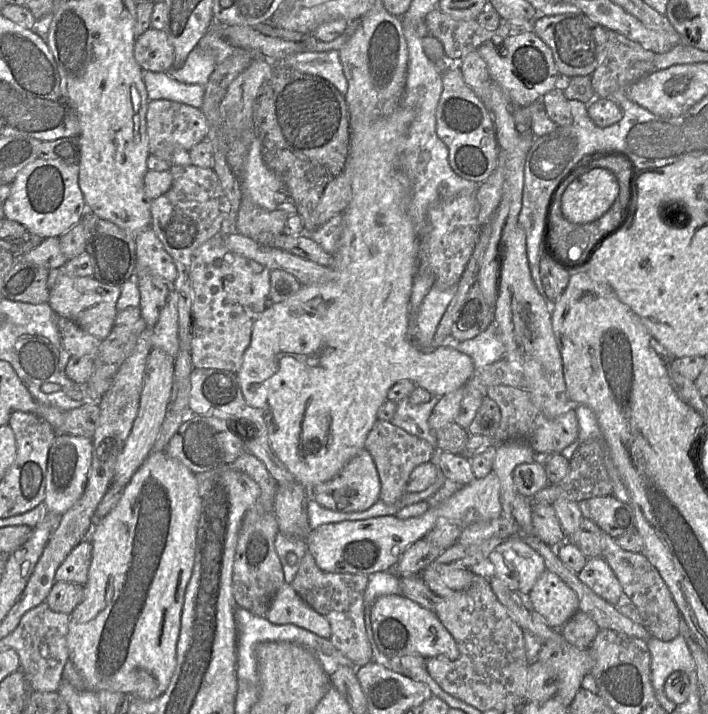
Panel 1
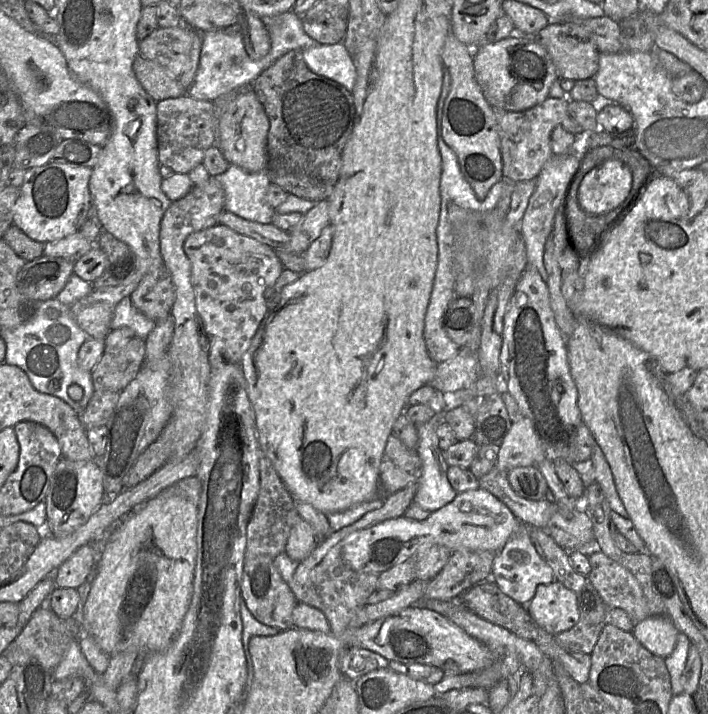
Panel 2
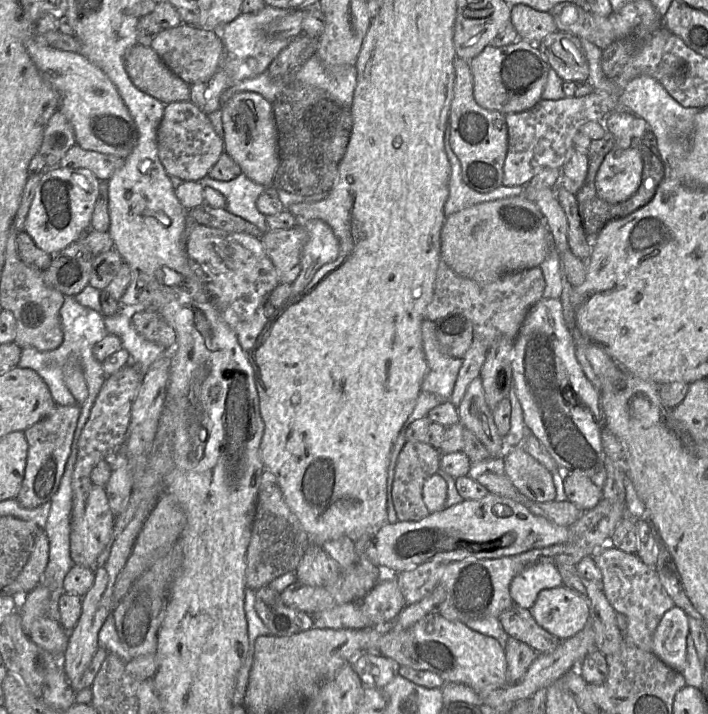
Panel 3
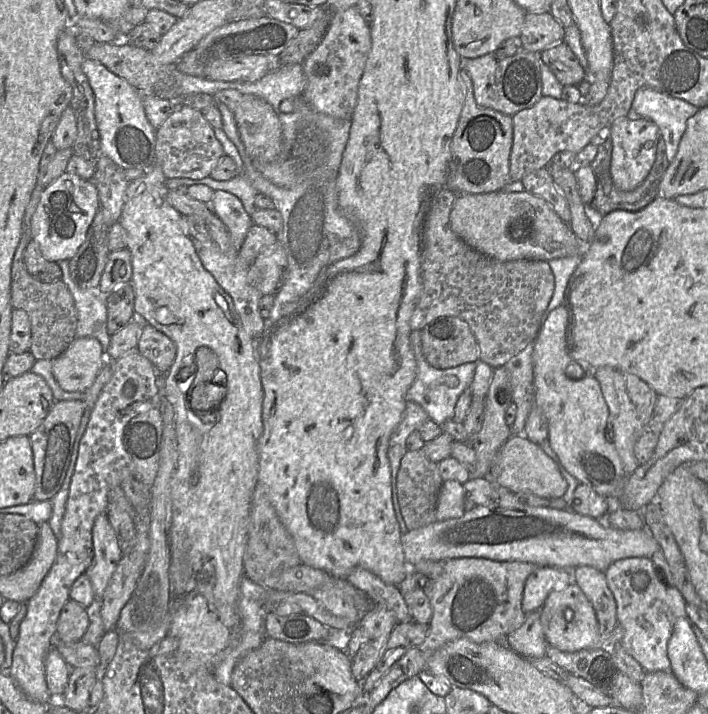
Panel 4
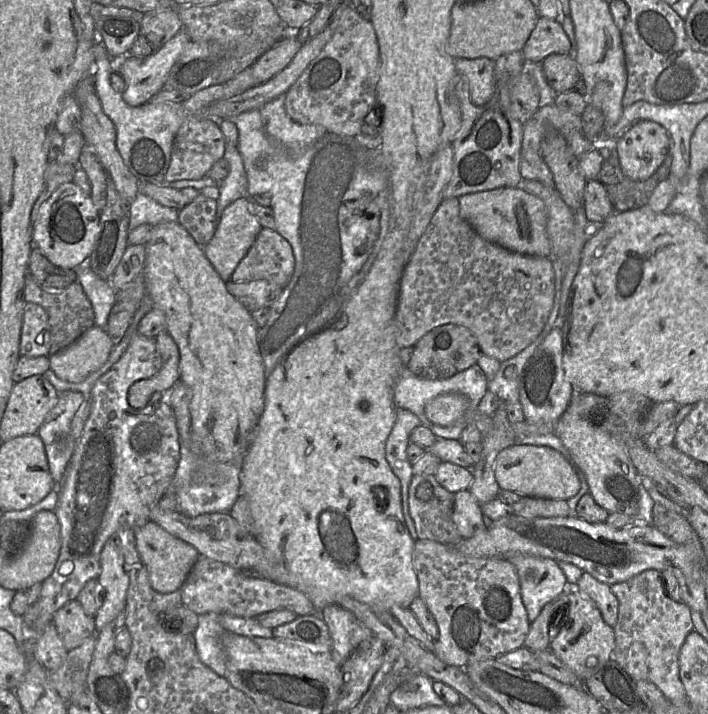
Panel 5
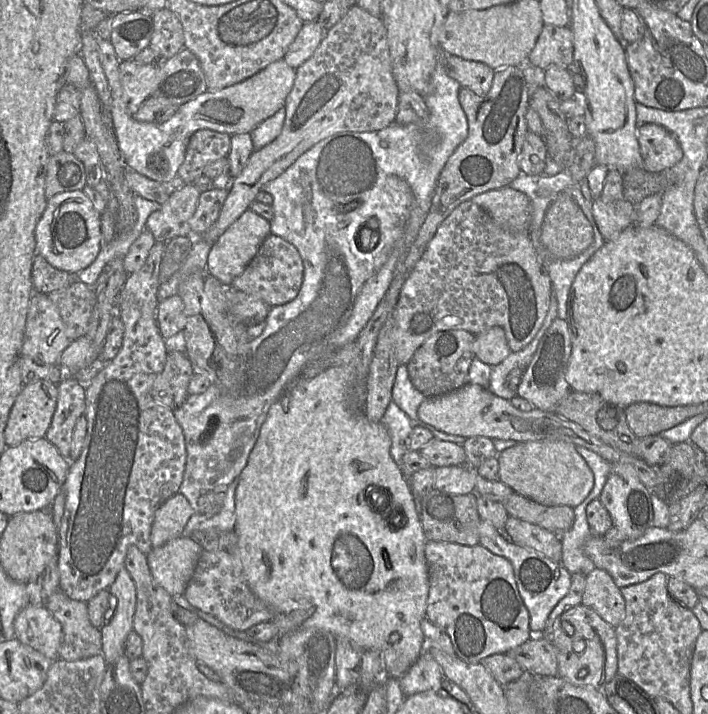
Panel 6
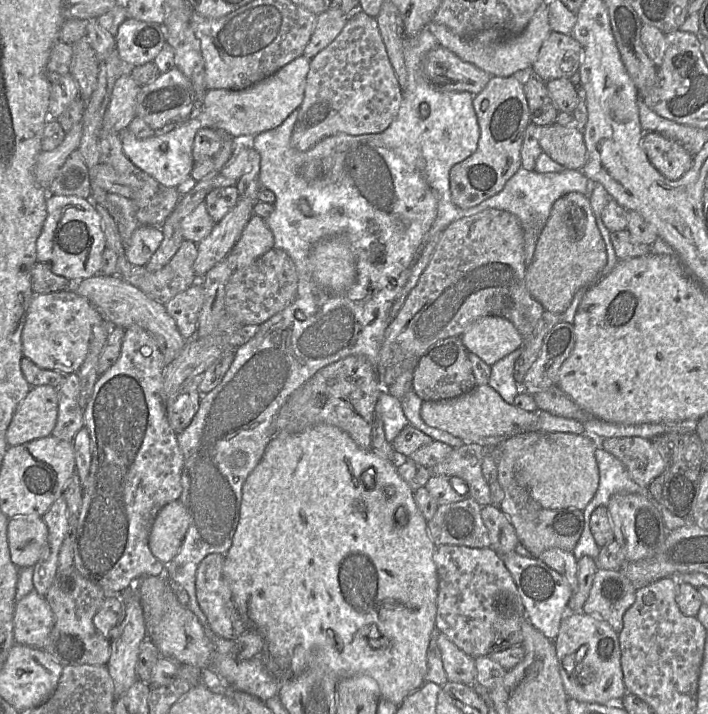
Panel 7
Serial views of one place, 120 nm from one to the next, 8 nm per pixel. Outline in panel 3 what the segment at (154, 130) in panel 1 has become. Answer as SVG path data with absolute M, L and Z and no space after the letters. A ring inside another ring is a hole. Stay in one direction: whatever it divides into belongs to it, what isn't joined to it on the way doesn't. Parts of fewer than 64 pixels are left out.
M191 100L166 104L157 130L157 144L159 158L167 174L183 181L198 181L207 176L224 152L223 139L215 132L208 114Z

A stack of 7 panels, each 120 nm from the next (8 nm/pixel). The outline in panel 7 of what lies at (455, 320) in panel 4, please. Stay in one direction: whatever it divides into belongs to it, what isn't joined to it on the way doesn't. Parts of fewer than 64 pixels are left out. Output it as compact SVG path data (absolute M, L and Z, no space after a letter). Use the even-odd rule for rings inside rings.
M460 336L437 342L417 361L413 374L413 391L424 401L440 401L457 398L474 389L477 384L468 354Z

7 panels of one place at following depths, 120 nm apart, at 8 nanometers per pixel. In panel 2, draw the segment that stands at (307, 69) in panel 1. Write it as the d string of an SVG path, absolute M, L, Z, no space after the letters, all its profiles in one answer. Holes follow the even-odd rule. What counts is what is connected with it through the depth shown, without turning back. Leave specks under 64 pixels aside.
M342 42L310 47L303 51L303 59L313 73L339 83L350 92L353 91L356 84L356 66Z

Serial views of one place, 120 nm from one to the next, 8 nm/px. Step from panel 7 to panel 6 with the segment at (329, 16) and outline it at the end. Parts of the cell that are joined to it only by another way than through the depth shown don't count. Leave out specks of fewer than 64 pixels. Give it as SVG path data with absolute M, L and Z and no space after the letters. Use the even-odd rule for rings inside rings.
M317 20L304 23L282 60L290 67L298 68L313 55L326 32Z

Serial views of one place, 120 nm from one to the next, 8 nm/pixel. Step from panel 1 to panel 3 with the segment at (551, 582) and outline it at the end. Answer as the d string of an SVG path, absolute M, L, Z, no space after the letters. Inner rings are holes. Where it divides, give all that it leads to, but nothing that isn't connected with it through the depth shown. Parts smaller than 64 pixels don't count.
M564 586L540 591L530 613L540 627L559 641L573 637L589 623L586 602Z

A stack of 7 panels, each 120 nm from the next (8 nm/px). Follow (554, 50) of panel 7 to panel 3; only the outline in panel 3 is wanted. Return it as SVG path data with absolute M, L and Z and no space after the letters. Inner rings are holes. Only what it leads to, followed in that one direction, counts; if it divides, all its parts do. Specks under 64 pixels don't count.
M524 4L511 6L510 22L520 39L536 45L558 30L550 12L538 11Z

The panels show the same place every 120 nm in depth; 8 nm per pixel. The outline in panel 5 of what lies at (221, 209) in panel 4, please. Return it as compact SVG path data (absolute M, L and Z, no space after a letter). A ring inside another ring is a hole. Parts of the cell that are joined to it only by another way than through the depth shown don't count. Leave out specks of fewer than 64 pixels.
M238 198L223 211L216 232L203 250L206 258L224 282L228 282L243 257L254 243L262 227L255 215L250 212L250 199Z

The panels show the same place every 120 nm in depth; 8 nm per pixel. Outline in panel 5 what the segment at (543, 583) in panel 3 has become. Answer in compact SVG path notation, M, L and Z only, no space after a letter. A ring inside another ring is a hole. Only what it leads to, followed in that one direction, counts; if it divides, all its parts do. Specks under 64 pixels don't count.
M530 555L505 557L515 566L523 604L530 624L539 616L543 607L571 585L566 576L552 559Z

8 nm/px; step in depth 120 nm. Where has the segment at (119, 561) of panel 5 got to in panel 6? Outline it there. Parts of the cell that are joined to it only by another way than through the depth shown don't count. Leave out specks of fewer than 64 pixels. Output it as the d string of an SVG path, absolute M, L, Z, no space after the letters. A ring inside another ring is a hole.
M123 568L108 590L113 596L104 624L99 630L102 635L102 654L105 662L111 665L125 653L127 635L133 631L136 587L128 571Z

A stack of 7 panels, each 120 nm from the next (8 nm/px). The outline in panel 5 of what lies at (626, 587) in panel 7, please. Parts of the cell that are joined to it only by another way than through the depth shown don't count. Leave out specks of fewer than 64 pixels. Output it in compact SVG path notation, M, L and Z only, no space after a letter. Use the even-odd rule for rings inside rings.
M587 572L581 575L577 585L580 592L600 610L605 623L614 628L618 621L619 601L611 587Z

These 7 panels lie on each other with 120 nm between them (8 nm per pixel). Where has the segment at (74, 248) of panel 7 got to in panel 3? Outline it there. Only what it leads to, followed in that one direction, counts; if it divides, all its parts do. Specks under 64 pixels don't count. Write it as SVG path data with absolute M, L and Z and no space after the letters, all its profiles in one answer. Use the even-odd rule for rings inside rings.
M54 167L41 173L25 221L24 231L41 250L55 255L89 230L100 180L86 168Z

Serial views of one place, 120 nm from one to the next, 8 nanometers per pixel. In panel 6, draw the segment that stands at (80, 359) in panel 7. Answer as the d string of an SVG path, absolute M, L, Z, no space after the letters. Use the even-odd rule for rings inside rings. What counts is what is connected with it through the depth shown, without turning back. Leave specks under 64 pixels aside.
M34 293L27 313L22 357L28 357L38 365L59 366L60 357L71 342L56 305L47 294Z

